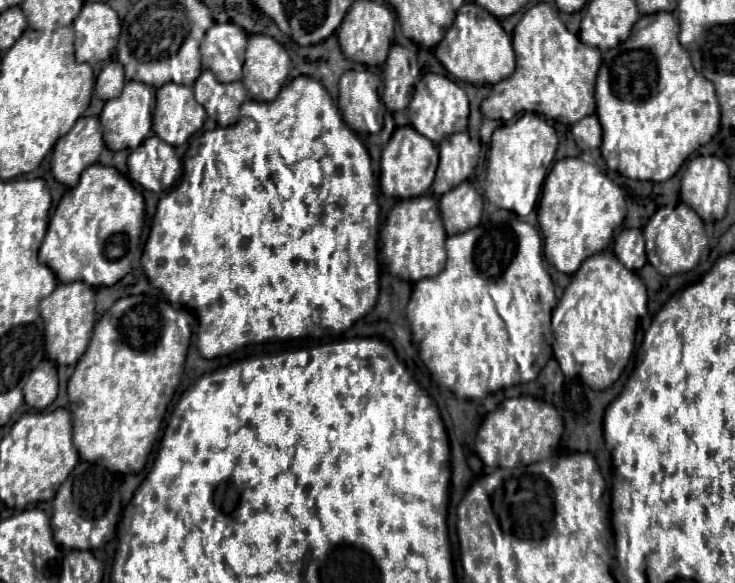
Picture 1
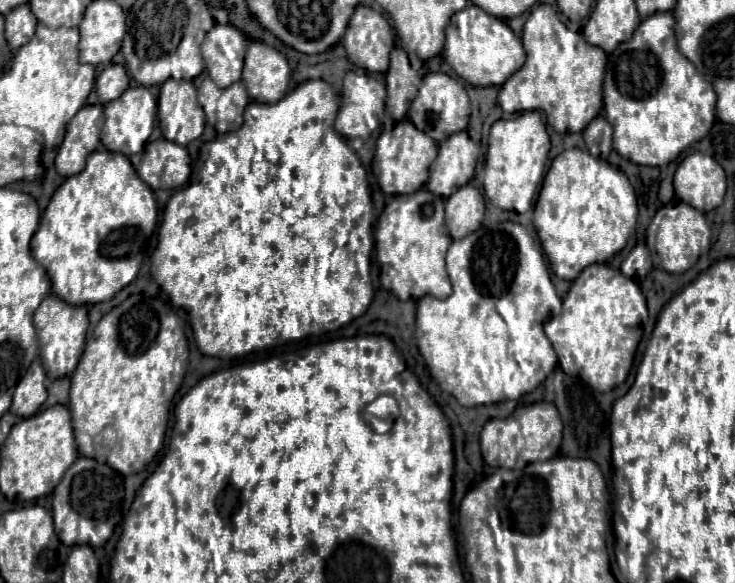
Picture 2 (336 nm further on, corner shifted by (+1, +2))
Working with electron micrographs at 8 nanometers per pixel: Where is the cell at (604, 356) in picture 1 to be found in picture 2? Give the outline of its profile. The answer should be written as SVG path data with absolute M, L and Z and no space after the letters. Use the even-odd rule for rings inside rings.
M594 263L574 279L564 297L562 317L548 319L544 333L566 375L582 377L594 391L610 391L624 383L629 374L634 351L642 339L643 319L648 319L648 308L639 283L606 263Z

